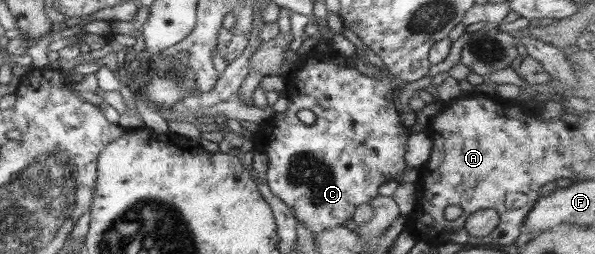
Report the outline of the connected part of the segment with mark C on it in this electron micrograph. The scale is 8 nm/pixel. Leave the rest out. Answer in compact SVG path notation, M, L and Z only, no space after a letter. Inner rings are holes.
M315 49L300 59L284 78L284 92L290 101L288 109L262 123L253 138L254 149L268 155L268 188L292 208L293 216L313 235L344 226L345 221L352 219L358 205L372 202L379 195L380 186L388 180L398 179L408 166L405 153L409 133L400 123L388 75L383 74L381 80L376 80L356 69L341 68L333 64L338 56L334 52L320 54ZM302 109L314 113L316 123L313 126L307 126L299 119L298 113Z

